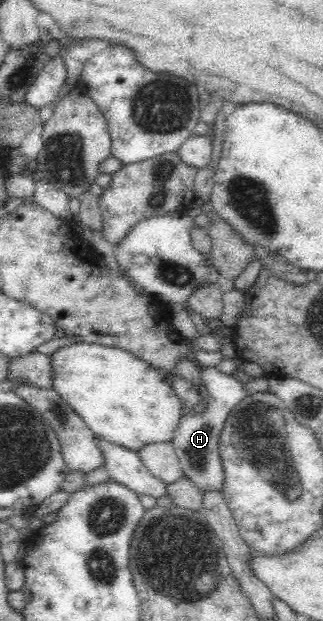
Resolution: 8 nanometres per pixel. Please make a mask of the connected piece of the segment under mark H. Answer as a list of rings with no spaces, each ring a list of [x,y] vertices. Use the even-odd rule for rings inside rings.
[[[217,367],[203,368],[201,378],[203,378],[206,392],[208,392],[208,406],[202,412],[193,412],[180,420],[173,438],[172,448],[178,457],[184,476],[198,487],[200,493],[204,495],[206,493],[220,493],[223,496],[227,474],[221,455],[222,433],[232,410],[249,393],[237,375],[224,374]]]

